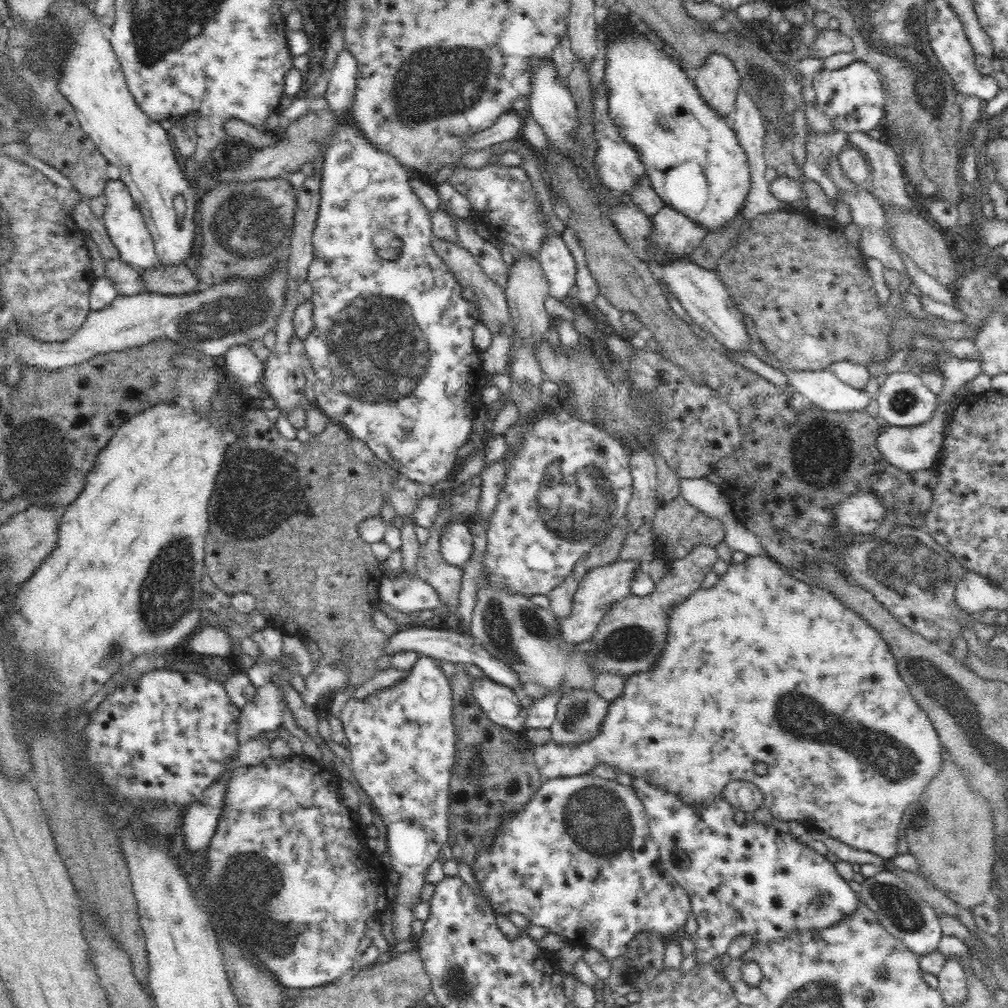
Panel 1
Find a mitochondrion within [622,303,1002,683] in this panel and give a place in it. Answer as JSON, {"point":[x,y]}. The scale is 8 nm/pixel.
{"point":[906,565]}

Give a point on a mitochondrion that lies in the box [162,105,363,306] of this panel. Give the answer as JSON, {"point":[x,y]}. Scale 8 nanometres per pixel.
{"point":[252,226]}

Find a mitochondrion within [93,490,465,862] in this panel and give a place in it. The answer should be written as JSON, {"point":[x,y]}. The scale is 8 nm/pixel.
{"point":[167,596]}

